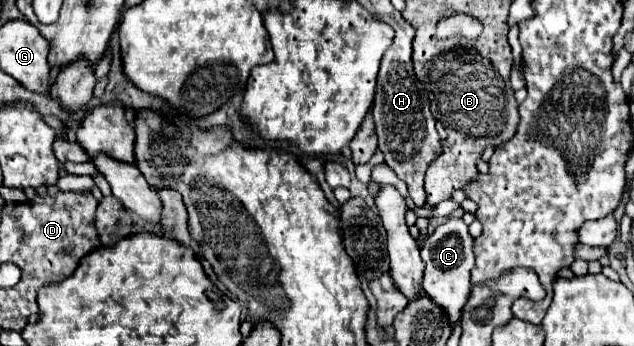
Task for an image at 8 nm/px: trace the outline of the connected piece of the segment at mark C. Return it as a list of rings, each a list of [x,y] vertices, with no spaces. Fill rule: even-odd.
[[[448,217],[446,223],[434,229],[432,235],[426,237],[422,245],[422,259],[426,263],[424,271],[424,281],[422,287],[424,291],[440,305],[450,317],[450,323],[456,323],[464,303],[470,297],[470,271],[474,267],[474,237],[468,233],[468,225],[458,219],[458,217]]]

